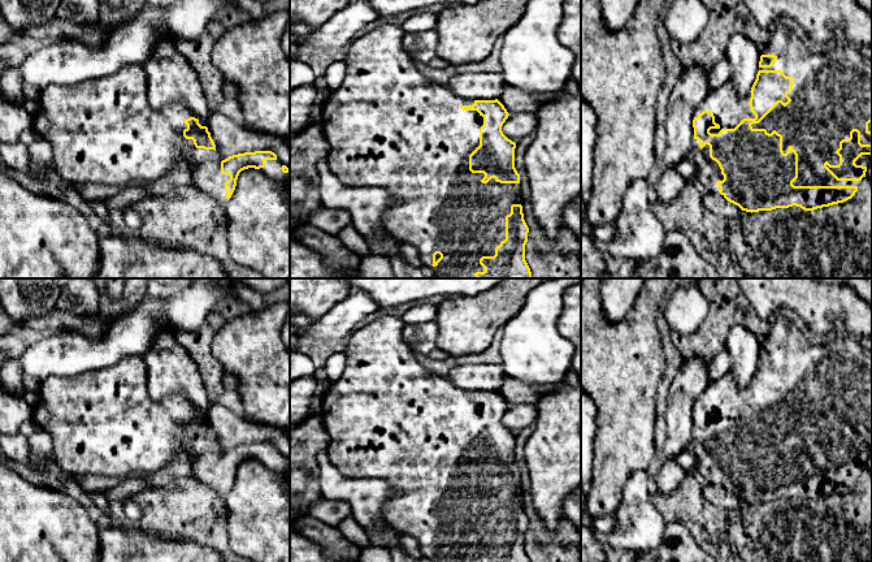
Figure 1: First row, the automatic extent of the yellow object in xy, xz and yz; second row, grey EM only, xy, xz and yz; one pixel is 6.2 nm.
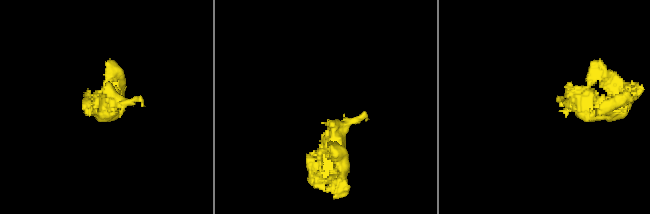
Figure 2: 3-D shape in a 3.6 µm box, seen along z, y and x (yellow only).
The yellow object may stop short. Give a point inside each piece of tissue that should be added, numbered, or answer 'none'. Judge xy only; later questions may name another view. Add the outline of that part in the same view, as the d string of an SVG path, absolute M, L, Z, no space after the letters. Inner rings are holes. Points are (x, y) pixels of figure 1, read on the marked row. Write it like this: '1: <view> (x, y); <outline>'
1: xy (103, 130); M126 65L107 77L82 81L73 86L48 86L36 98L40 111L32 127L52 147L53 169L70 185L104 183L126 186L149 185L169 172L178 161L192 165L192 185L216 204L214 220L226 232L226 191L229 174L221 173L221 161L227 159L214 150L196 148L192 139L183 138L185 120L191 111L173 103L152 109L148 103L148 82L140 65Z

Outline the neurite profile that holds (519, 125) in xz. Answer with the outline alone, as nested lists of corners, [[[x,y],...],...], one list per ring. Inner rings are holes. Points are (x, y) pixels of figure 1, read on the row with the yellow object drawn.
[[[515,113],[508,116],[502,126],[502,131],[508,139],[517,143],[524,137],[534,133],[537,122],[538,118],[535,113]]]

